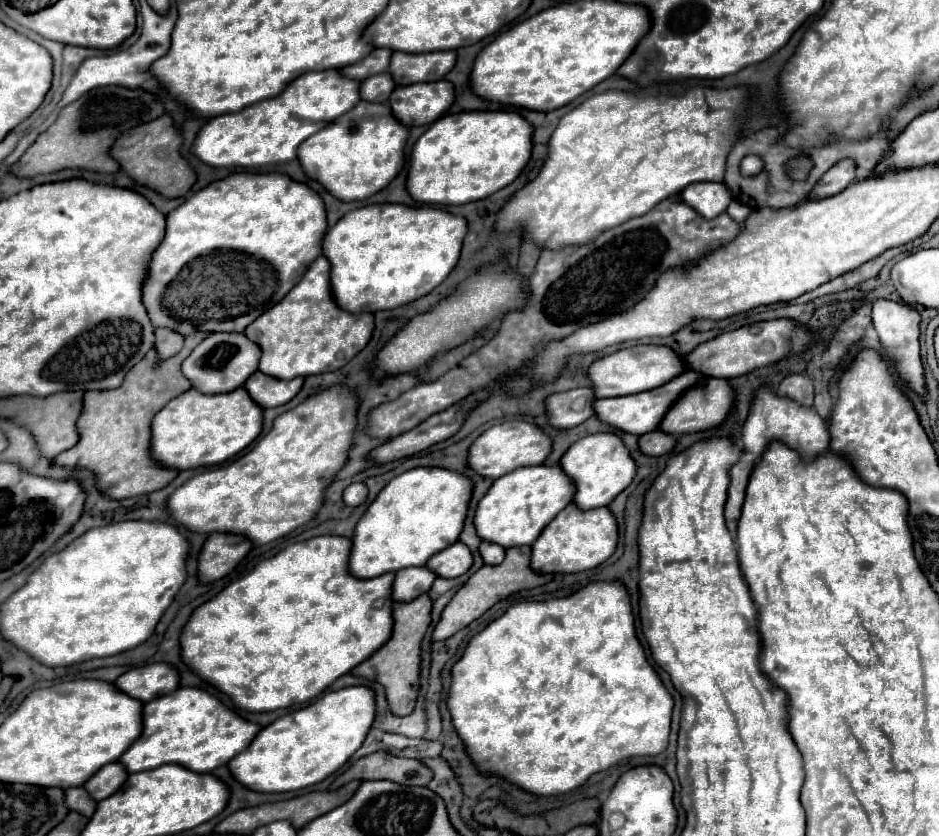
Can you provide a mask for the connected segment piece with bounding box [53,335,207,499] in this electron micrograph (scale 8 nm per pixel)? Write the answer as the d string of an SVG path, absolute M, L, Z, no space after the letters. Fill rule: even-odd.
M189 335L183 349L167 361L157 361L155 349L125 375L121 387L105 391L87 391L83 395L83 411L77 419L79 443L53 461L69 469L89 469L95 475L95 485L101 495L109 499L129 499L147 495L167 487L175 477L175 469L163 469L149 457L151 441L151 419L161 411L173 397L189 389L187 379L181 375L181 363L193 351L193 347L207 335Z

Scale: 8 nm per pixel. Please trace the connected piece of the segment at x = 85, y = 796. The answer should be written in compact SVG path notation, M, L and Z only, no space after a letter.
M73 787L65 791L65 805L69 807L69 811L75 811L83 817L91 817L97 803L93 799L89 799L89 793L83 787Z

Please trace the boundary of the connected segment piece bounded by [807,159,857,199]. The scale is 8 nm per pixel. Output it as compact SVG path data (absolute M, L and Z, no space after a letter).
M843 159L841 163L833 165L819 181L813 185L807 199L825 199L841 193L853 179L857 177L857 167L853 167L851 159Z

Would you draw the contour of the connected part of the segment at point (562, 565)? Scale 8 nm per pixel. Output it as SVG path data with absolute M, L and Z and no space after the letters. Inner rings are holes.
M567 505L531 547L531 569L537 573L579 573L607 561L617 547L617 521L607 507L581 511Z

